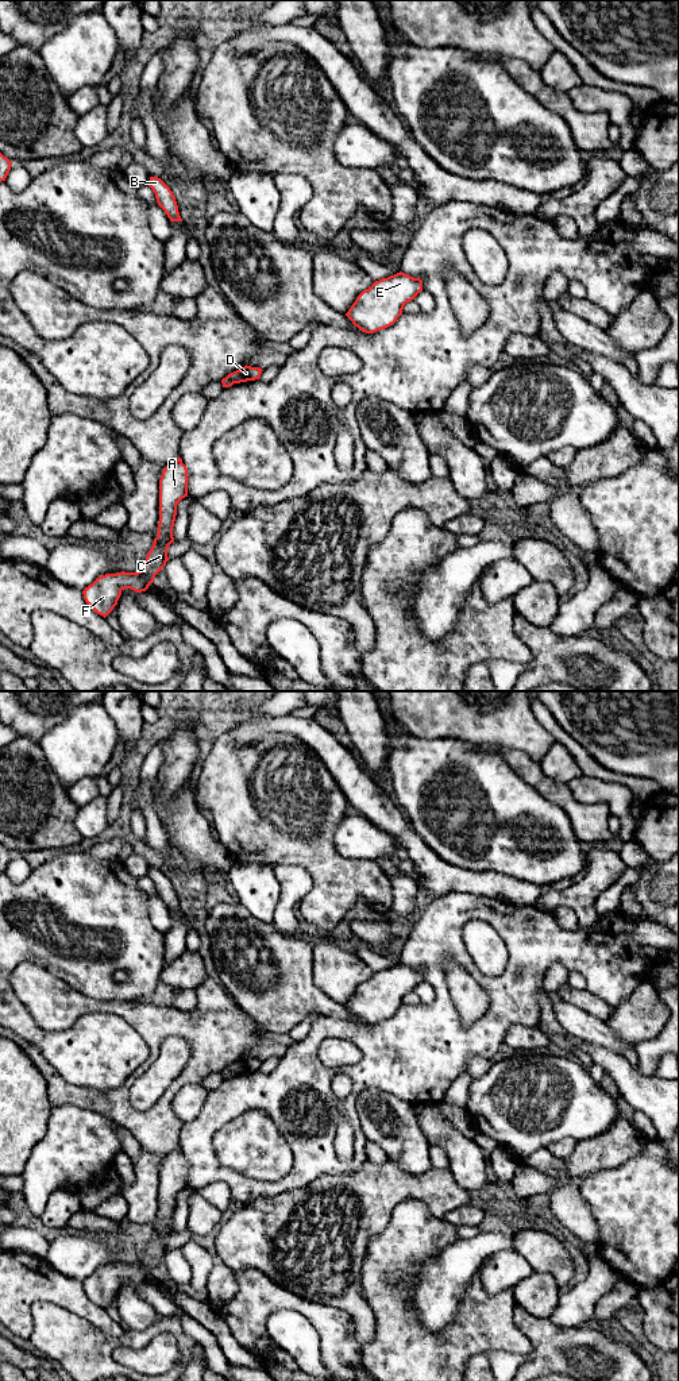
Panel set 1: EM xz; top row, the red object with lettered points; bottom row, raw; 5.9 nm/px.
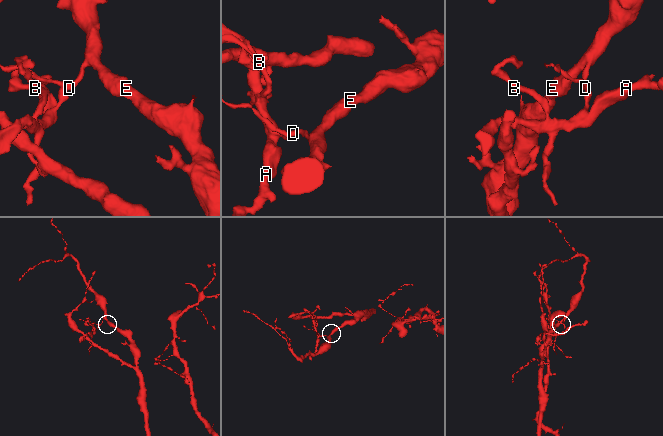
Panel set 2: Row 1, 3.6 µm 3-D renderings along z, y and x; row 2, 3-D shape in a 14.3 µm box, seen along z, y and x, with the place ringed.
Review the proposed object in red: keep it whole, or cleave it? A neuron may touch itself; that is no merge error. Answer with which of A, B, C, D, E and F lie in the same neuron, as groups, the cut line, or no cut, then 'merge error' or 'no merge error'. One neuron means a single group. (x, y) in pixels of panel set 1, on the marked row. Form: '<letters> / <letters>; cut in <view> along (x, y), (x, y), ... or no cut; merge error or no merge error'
A B C F / D E; cut in xz along (227, 375), (234, 382); merge error

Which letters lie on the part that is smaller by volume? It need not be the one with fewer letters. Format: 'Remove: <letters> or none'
Remove: A, B, C, F

